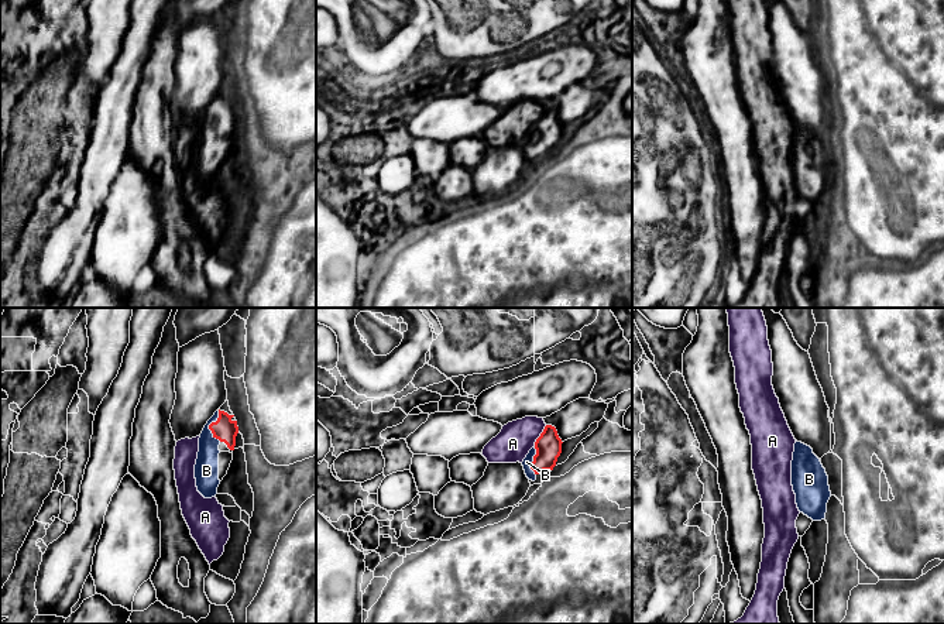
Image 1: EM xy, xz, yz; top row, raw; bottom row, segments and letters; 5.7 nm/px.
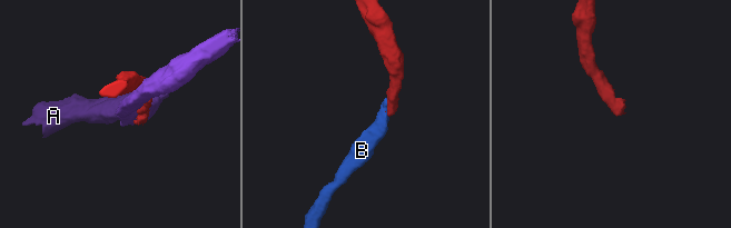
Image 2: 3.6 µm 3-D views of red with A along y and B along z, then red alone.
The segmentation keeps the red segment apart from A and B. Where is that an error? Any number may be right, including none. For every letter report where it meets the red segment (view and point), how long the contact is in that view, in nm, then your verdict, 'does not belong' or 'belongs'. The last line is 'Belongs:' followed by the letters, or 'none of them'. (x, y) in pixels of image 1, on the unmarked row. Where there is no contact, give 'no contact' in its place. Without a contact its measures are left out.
A: xz (539, 120) | 150 nm | does not belong
B: xy (209, 110) | 180 nm | belongs
Belongs: B

